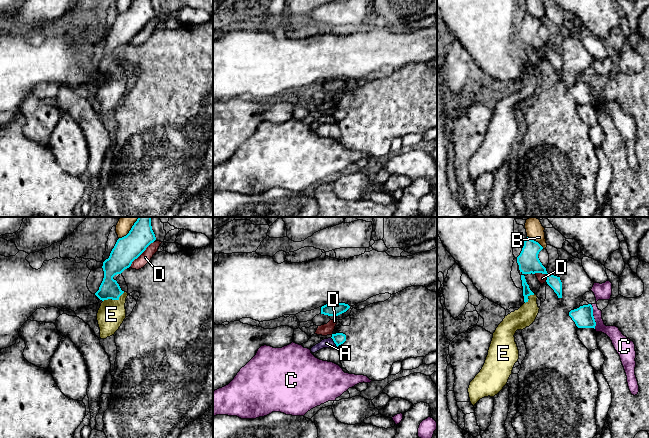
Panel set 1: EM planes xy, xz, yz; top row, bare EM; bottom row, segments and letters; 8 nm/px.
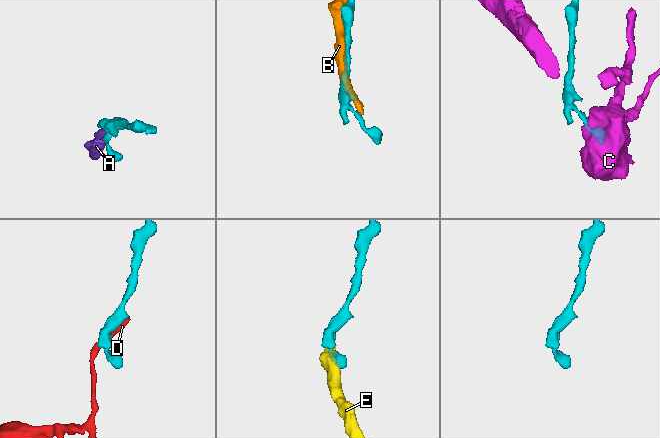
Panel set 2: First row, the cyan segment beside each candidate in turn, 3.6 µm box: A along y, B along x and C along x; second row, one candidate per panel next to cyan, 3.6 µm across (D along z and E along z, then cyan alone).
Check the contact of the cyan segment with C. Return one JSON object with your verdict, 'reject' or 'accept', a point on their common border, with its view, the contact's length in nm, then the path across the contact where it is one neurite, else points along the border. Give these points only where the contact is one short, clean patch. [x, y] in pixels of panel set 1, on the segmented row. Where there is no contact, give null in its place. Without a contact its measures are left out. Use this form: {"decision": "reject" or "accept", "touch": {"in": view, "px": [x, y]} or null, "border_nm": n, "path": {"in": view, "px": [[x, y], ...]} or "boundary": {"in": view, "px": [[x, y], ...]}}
{"decision": "reject", "touch": {"in": "yz", "px": [593, 316]}, "border_nm": 200, "boundary": {"in": "yz", "px": [[590, 304], [593, 310], [595, 328]]}}

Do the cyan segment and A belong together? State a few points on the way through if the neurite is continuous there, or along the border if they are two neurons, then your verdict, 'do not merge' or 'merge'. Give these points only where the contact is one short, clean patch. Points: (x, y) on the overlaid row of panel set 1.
border xz (331, 337), (337, 346); do not merge

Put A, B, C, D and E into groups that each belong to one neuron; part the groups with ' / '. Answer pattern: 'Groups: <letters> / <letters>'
Groups: A B / C / D / E

